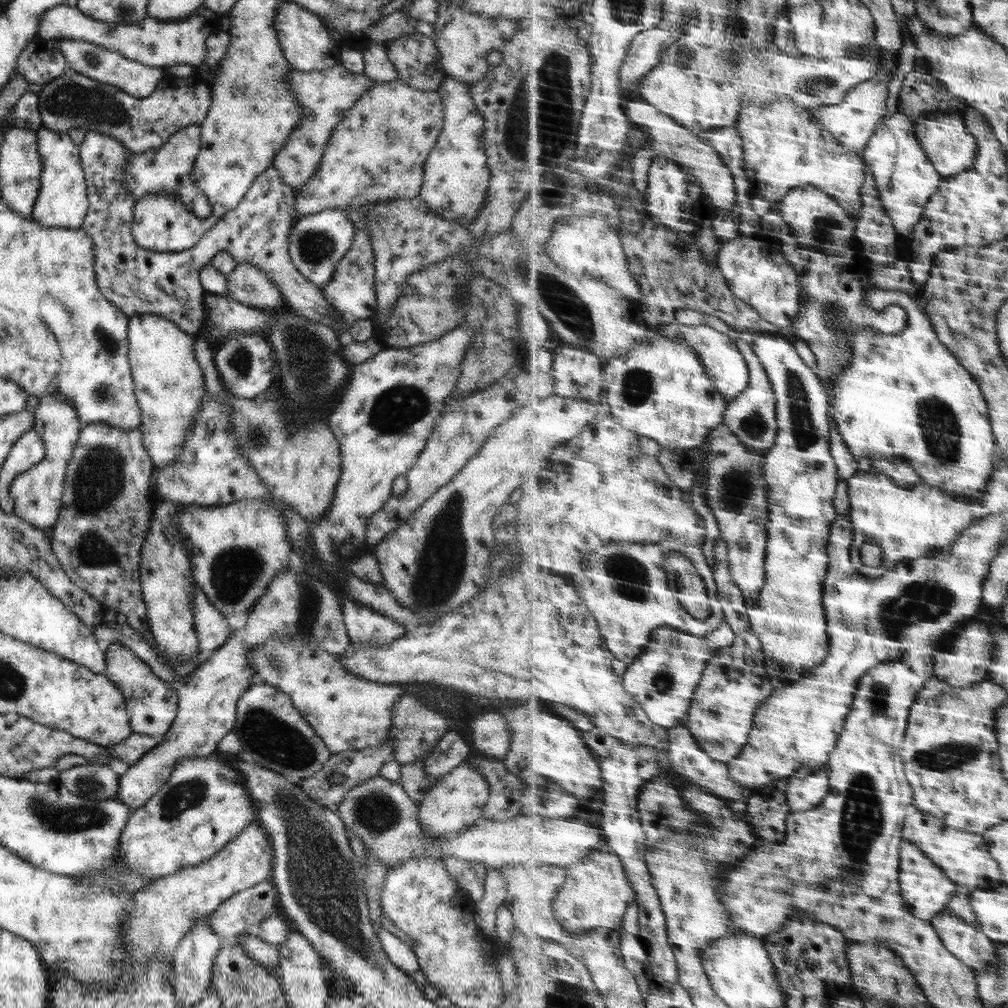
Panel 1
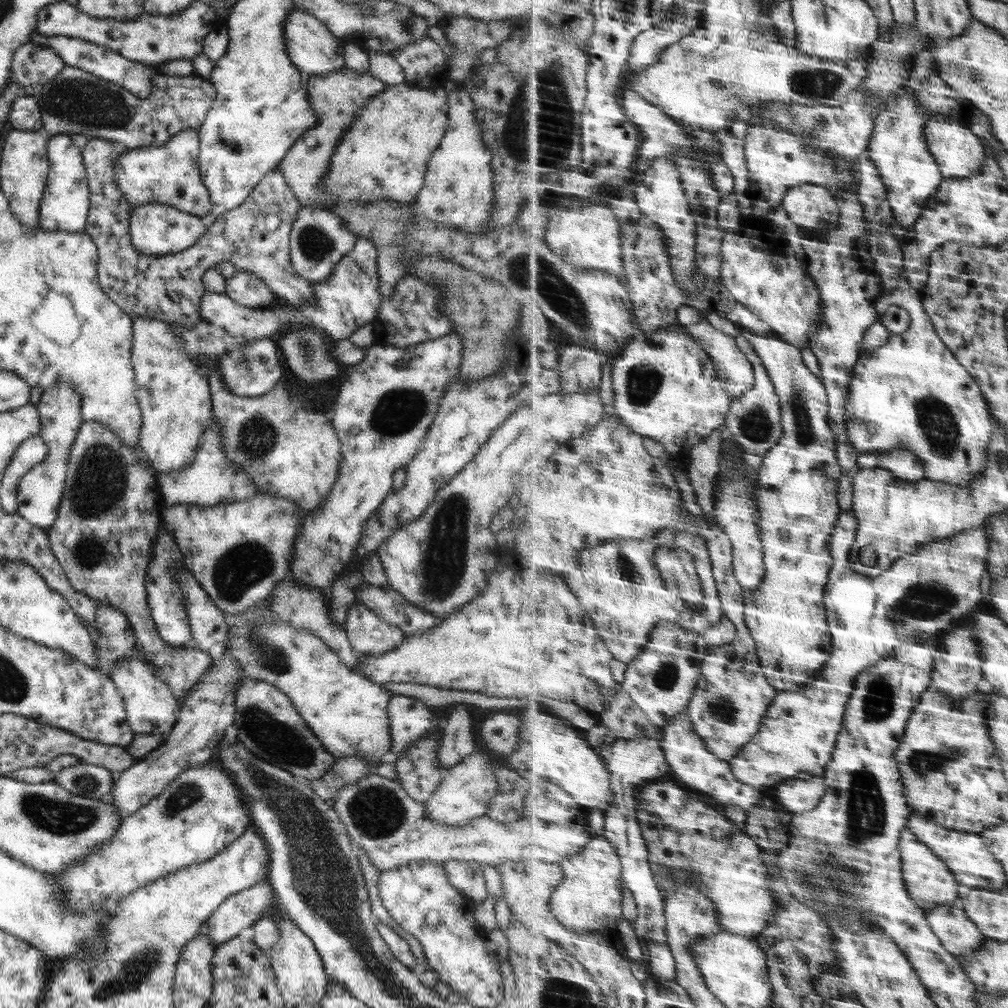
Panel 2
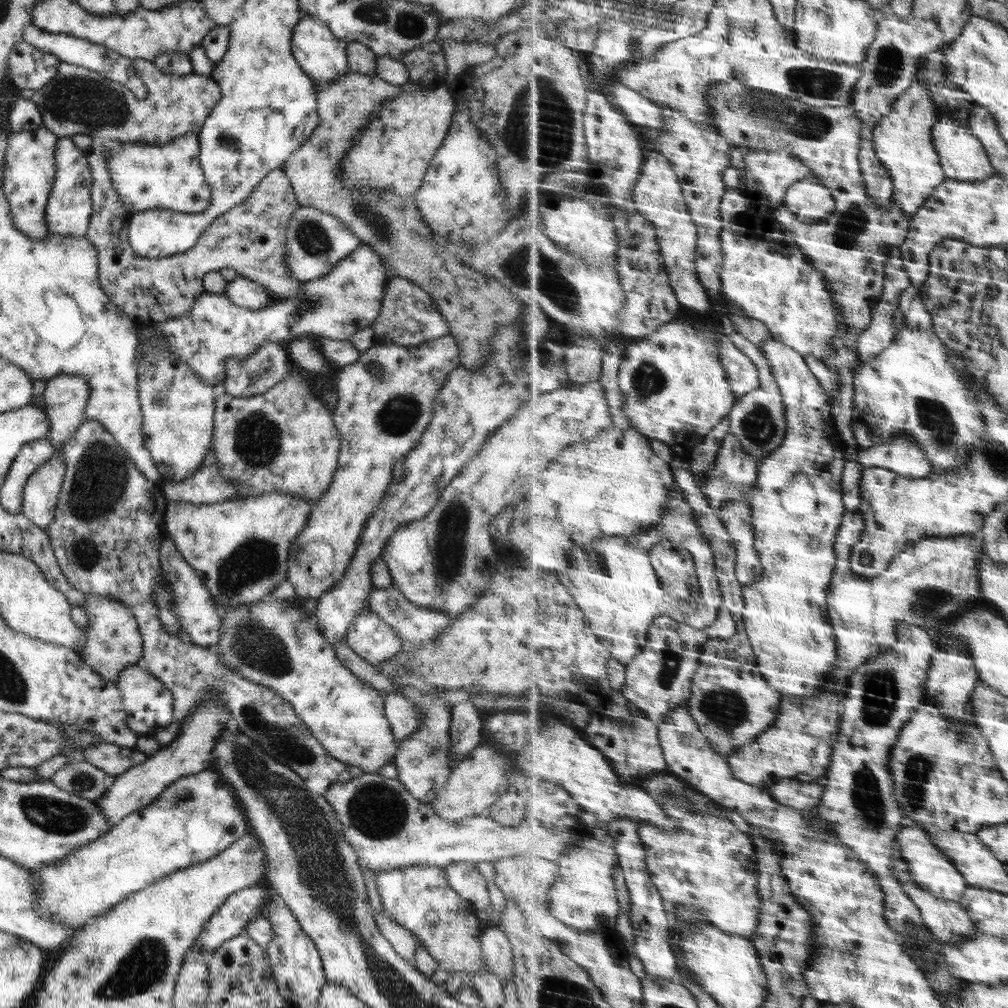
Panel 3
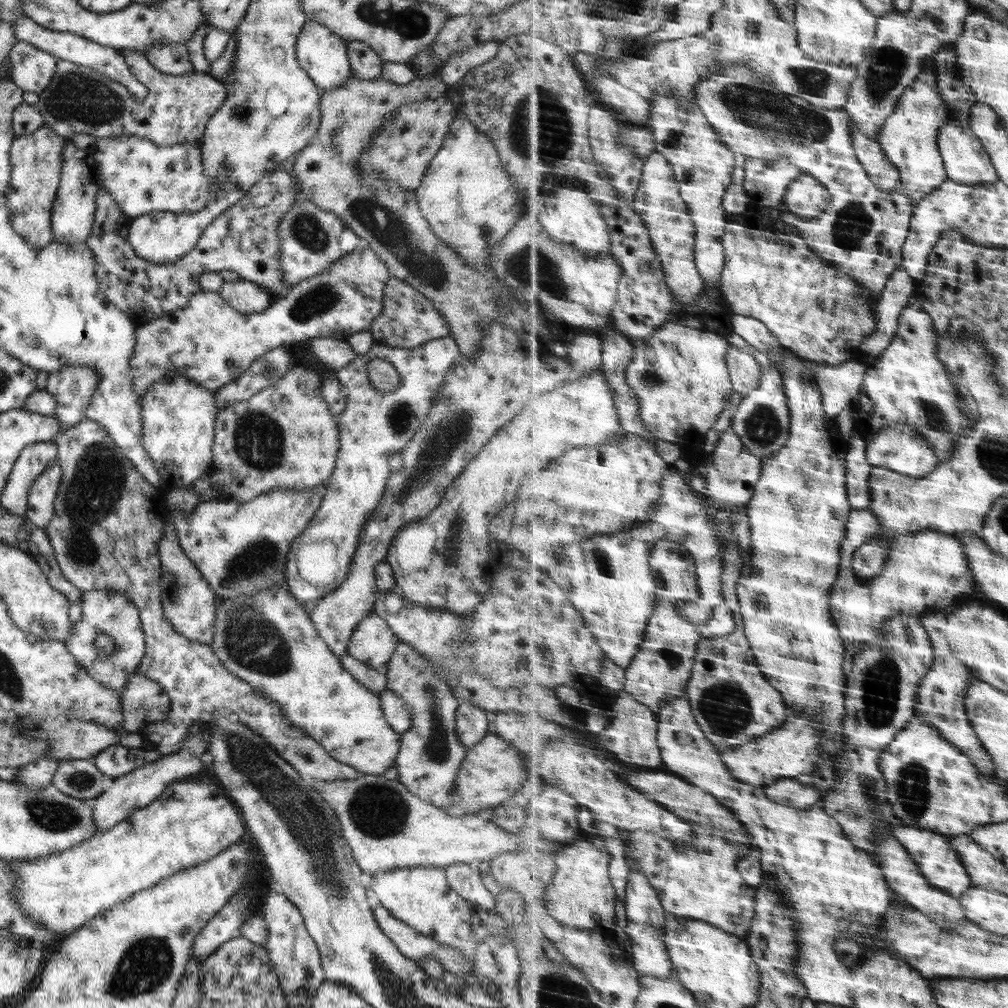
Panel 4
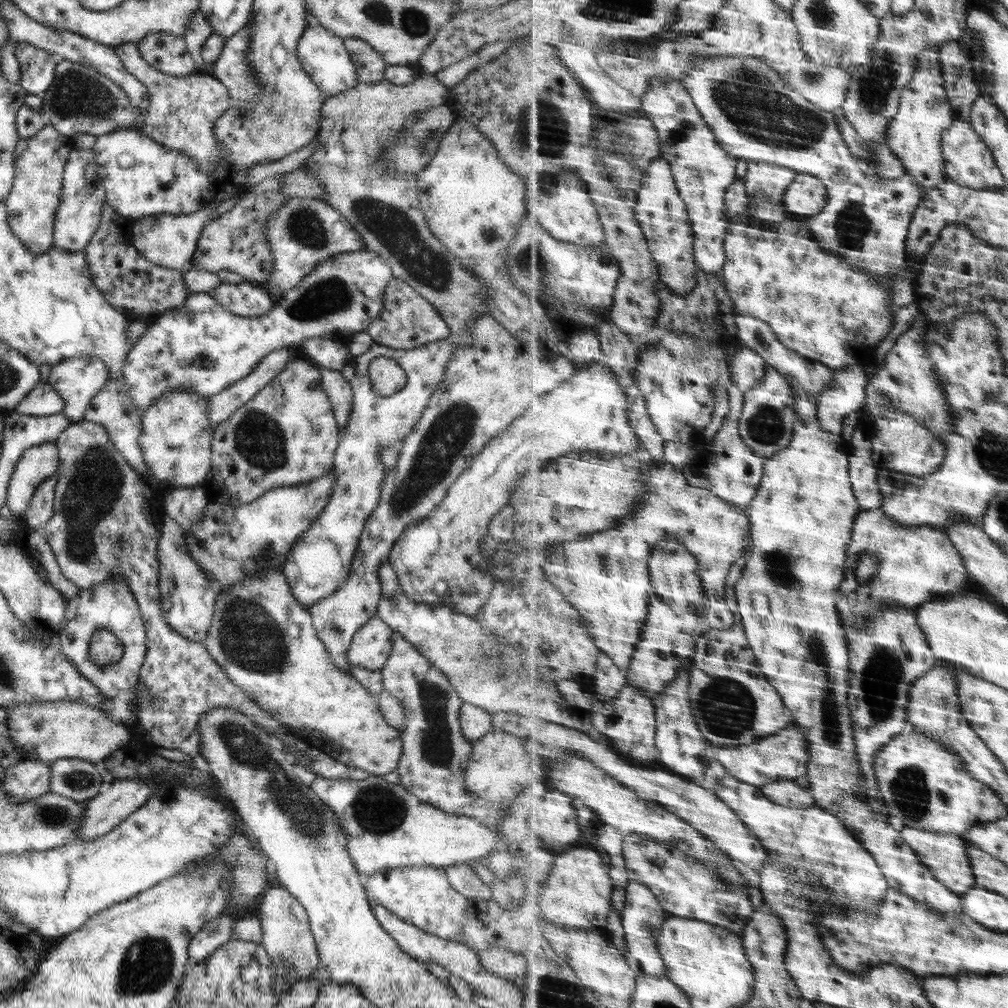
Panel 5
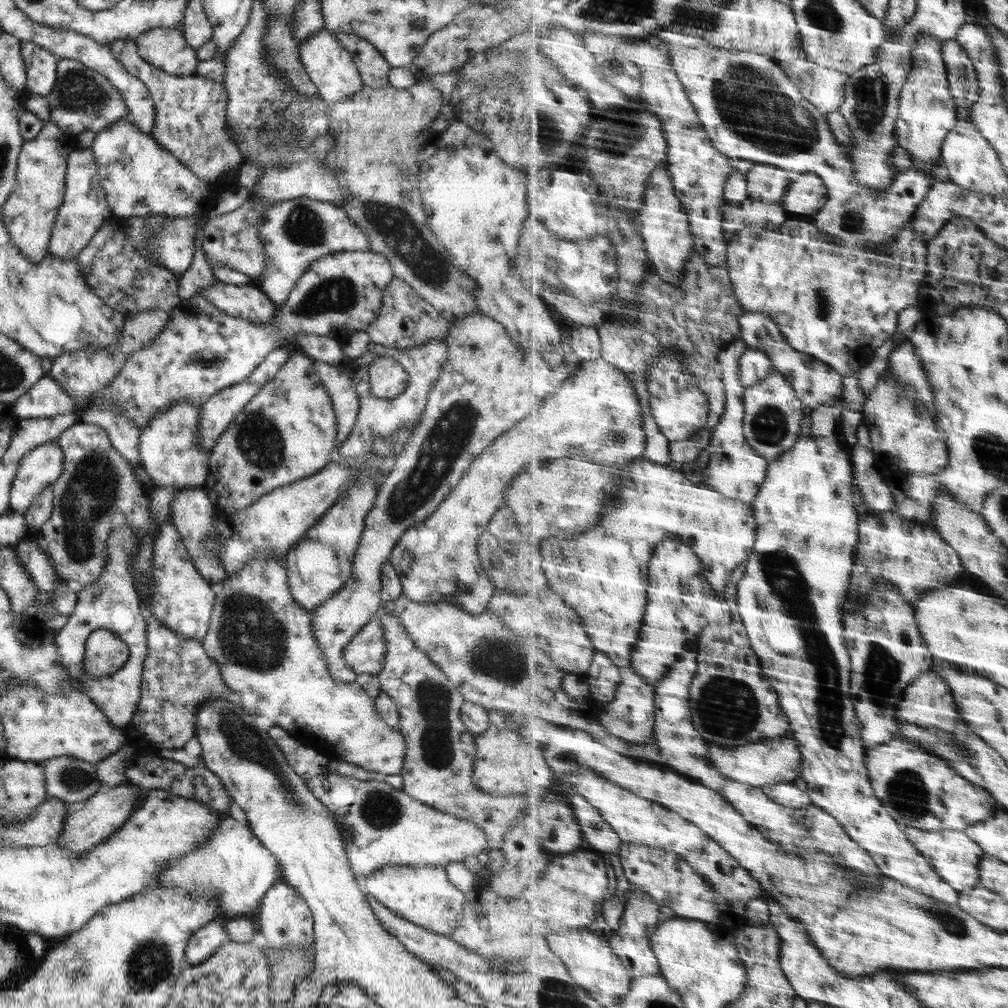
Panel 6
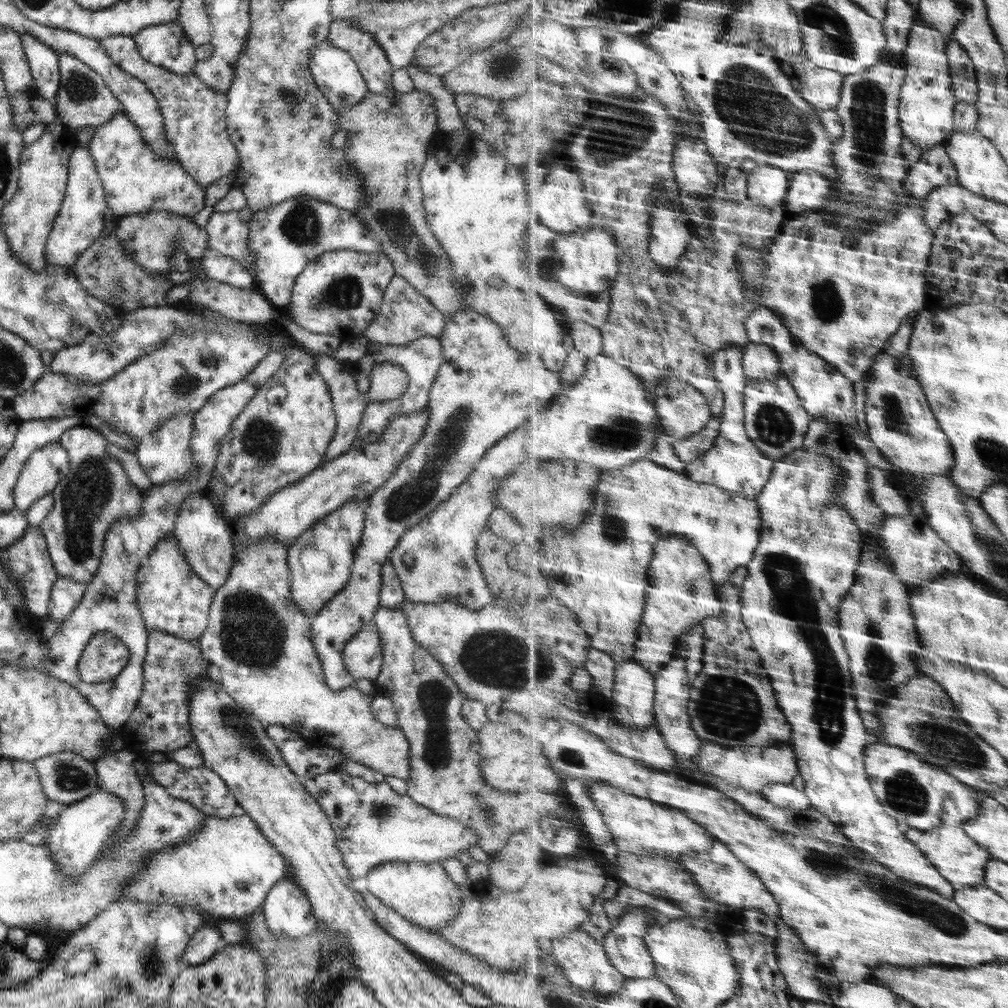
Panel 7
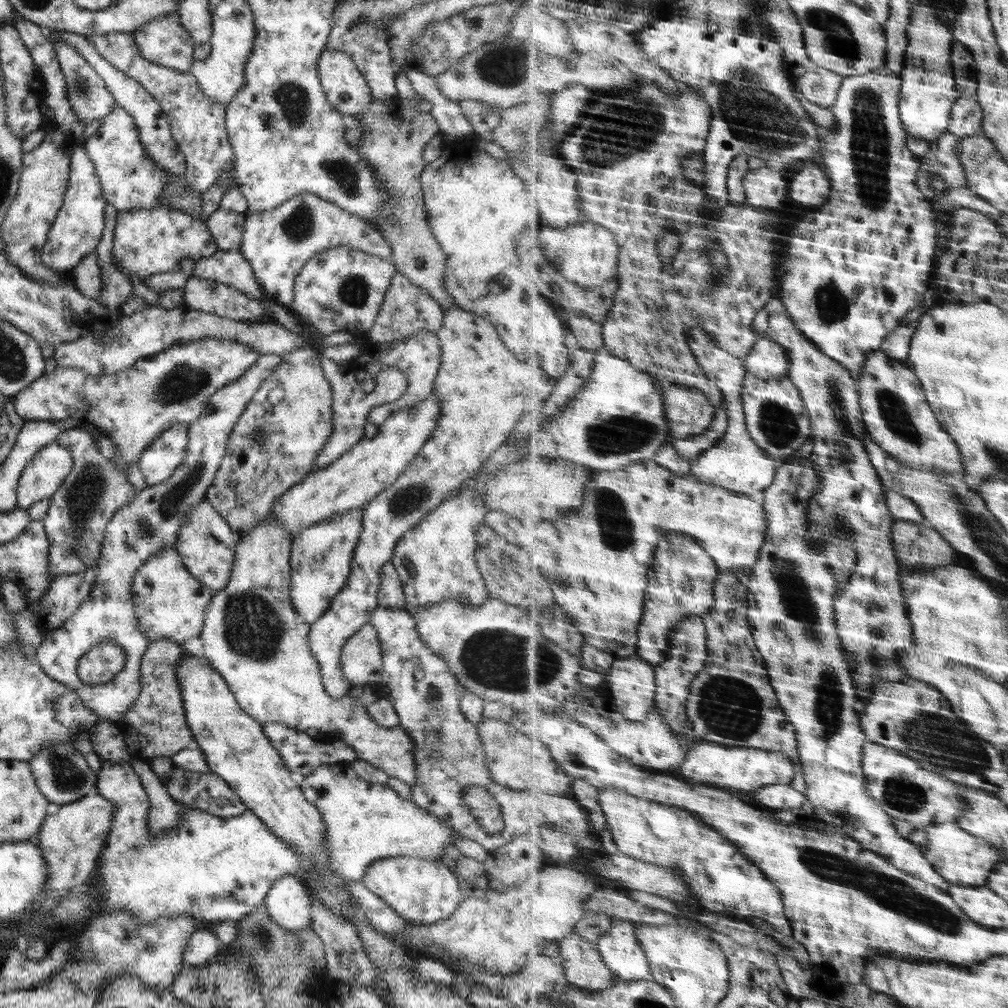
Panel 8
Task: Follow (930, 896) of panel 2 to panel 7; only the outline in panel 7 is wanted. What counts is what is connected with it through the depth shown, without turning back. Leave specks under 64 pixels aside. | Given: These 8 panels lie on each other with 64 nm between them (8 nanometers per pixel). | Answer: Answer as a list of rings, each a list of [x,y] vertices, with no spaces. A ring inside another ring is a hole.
[[[945,824],[933,830],[918,828],[904,828],[908,840],[917,844],[917,848],[929,856],[929,860],[936,865],[937,870],[954,886],[961,890],[967,886],[983,885],[988,860],[993,860],[988,849],[981,847],[973,838],[969,837],[964,827]]]

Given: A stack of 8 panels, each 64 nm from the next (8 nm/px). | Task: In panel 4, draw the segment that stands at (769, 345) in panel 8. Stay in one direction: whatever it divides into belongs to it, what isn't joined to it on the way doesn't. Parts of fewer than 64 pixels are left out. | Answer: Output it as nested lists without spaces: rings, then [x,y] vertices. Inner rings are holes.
[[[729,345],[726,358],[735,391],[746,394],[760,387],[763,369],[761,369],[761,364],[757,361],[755,354]]]

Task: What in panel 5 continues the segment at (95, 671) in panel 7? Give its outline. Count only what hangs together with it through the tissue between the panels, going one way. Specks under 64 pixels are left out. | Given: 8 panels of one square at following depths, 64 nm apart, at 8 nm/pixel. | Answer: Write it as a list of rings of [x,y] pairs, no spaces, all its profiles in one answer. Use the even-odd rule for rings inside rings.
[[[95,630],[88,642],[88,658],[99,668],[117,662],[123,653],[123,646],[114,634],[108,630]]]

